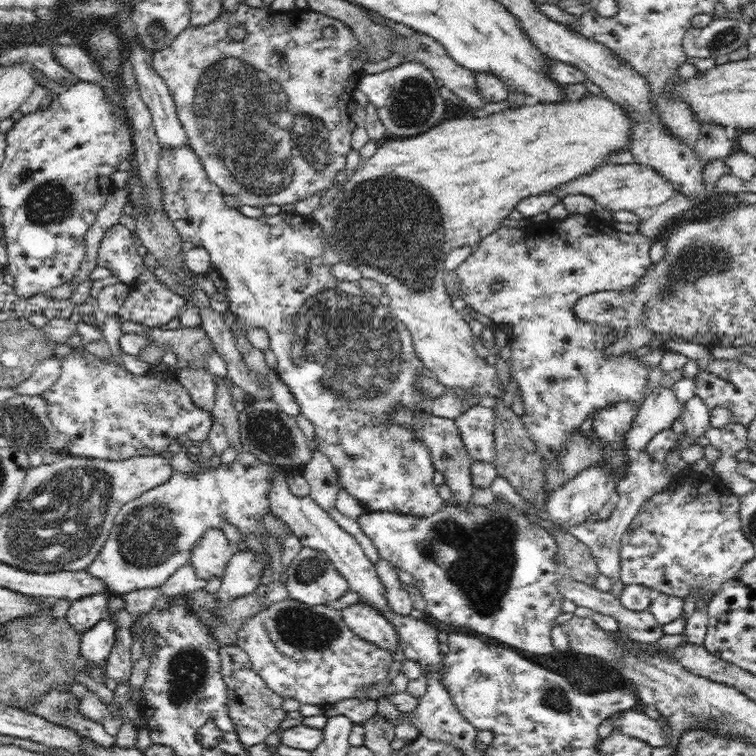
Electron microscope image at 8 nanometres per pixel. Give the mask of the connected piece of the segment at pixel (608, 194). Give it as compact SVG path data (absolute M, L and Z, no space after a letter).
M636 162L632 164L604 164L604 166L596 168L594 172L590 172L588 176L566 182L551 192L560 197L560 200L571 194L588 195L597 204L610 210L611 213L617 210L630 210L632 212L638 210L640 206L648 206L648 208L660 206L666 200L674 197L676 193L672 182L666 181L658 171Z

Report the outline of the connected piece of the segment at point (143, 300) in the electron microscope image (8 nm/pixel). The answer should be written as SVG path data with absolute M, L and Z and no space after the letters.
M146 260L146 264L148 268L144 276L150 276L150 279L131 289L130 296L124 300L118 316L122 321L138 322L148 328L166 326L185 310L188 300L166 288L153 275L152 262Z

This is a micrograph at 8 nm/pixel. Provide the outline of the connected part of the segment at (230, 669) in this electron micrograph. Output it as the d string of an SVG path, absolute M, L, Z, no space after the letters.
M237 644L221 646L220 670L228 691L228 715L235 724L240 742L246 747L265 742L278 728L288 723L287 712L282 707L285 698L276 694L253 669L250 657Z

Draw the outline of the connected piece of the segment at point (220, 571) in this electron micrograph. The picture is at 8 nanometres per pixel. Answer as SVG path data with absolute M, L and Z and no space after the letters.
M211 529L191 548L190 563L199 578L209 579L223 577L227 562L234 550L221 529Z

